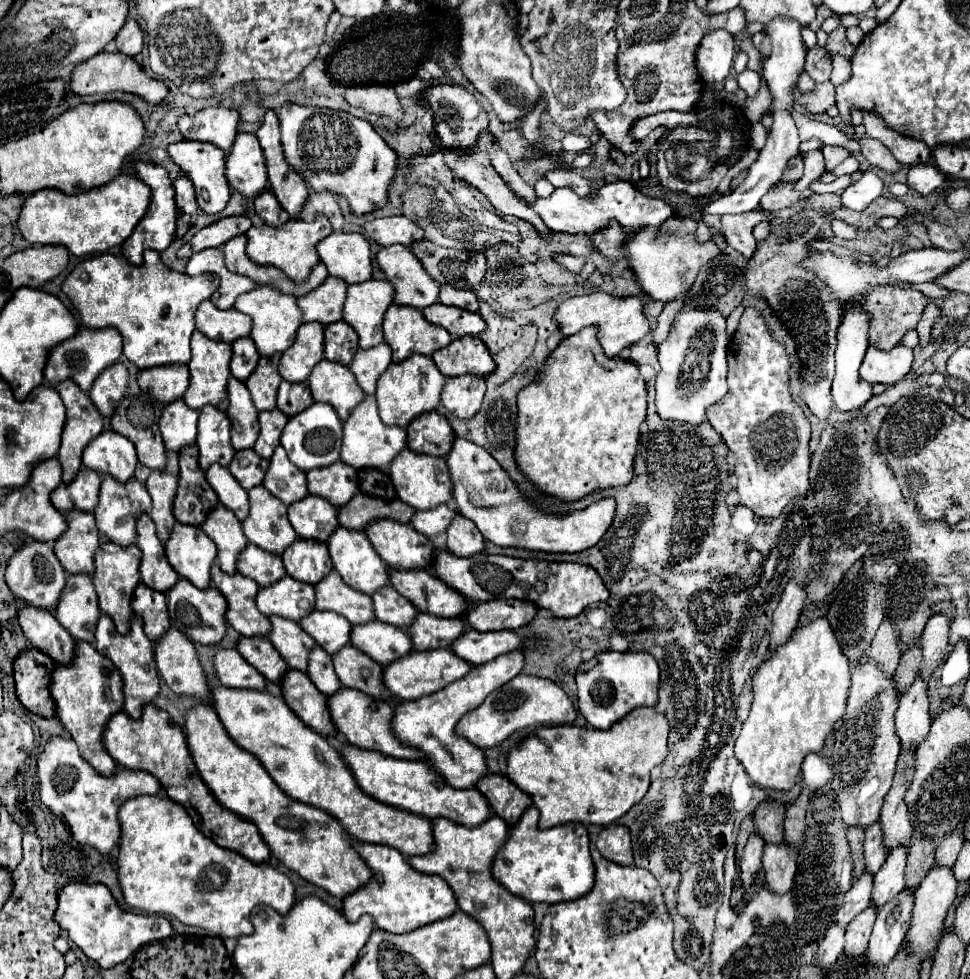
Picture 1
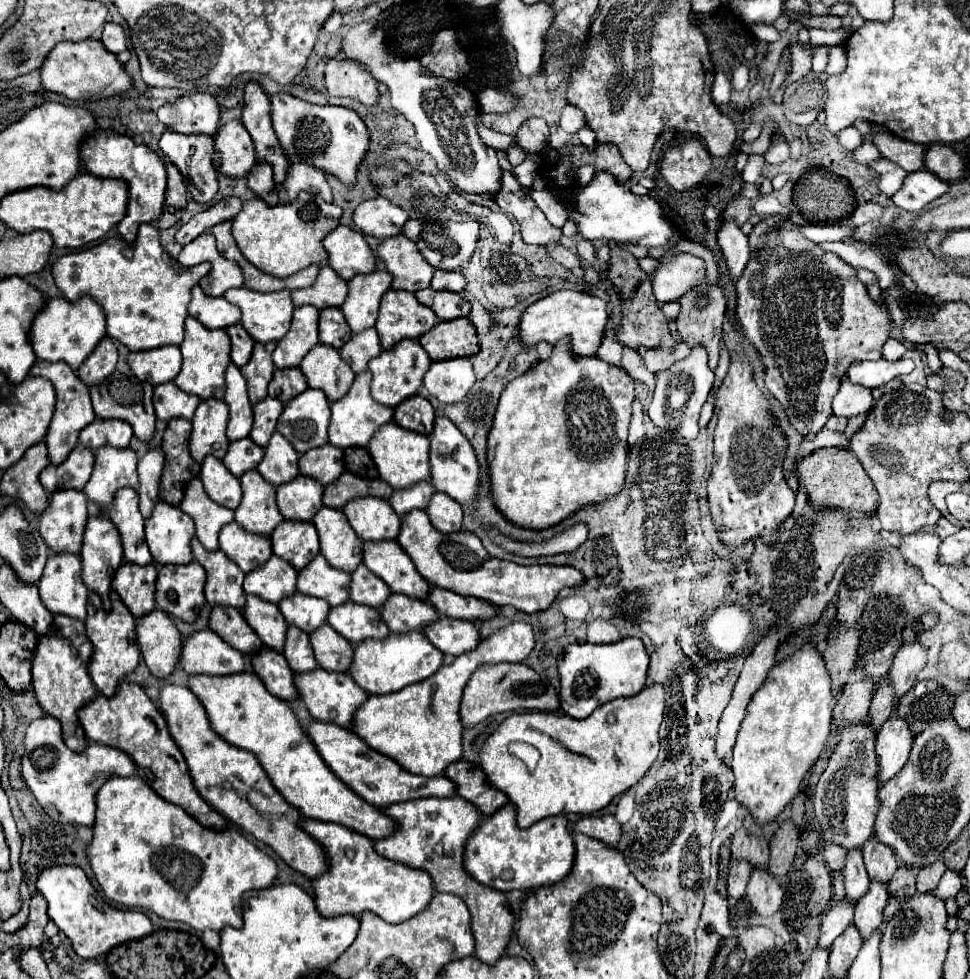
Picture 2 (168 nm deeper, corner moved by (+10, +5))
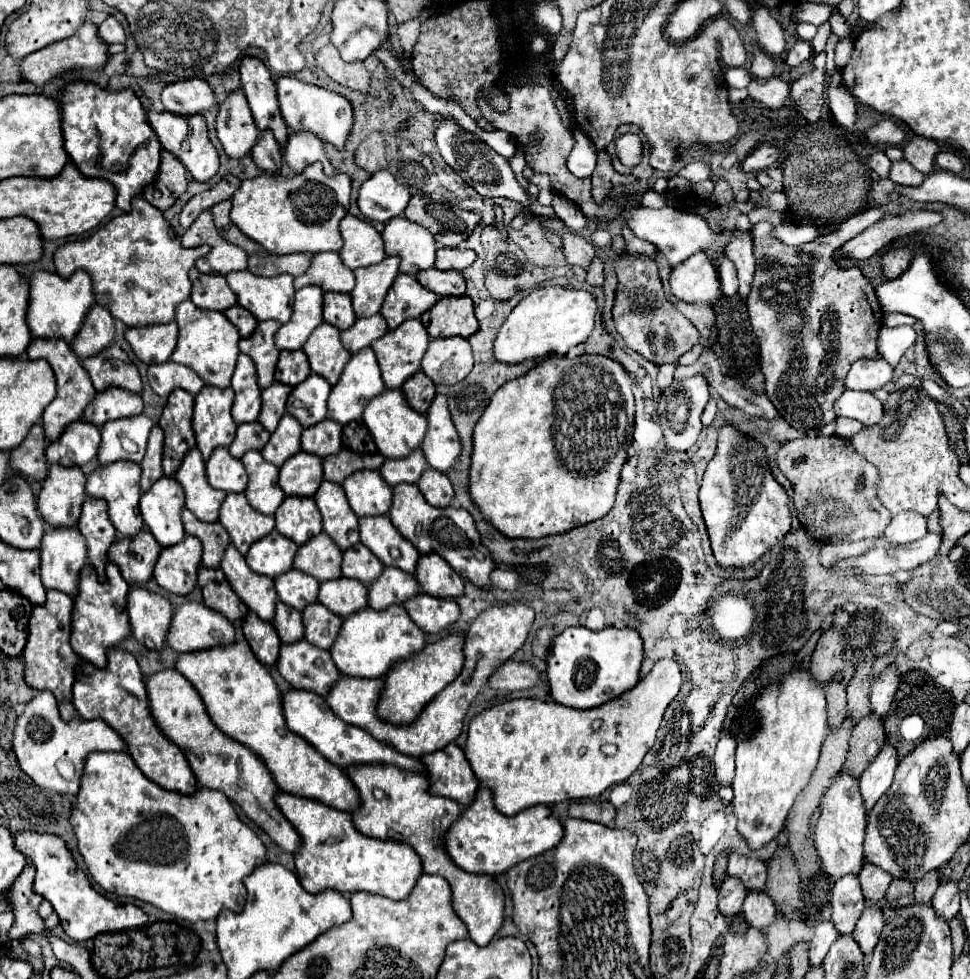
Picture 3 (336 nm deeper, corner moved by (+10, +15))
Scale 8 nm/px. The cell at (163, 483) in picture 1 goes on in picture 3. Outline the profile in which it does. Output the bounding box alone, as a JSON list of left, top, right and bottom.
[140,427,164,491]

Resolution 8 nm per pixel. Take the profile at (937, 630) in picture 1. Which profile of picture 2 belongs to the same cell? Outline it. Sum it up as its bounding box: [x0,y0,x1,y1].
[888,641,926,699]

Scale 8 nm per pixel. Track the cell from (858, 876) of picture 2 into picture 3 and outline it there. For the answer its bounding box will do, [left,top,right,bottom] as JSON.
[832,873,866,933]

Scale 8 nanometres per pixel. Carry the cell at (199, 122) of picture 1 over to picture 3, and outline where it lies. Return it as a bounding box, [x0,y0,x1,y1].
[162,79,214,115]

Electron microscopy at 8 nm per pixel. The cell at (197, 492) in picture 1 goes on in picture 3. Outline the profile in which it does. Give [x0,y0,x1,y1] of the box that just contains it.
[160,389,196,477]

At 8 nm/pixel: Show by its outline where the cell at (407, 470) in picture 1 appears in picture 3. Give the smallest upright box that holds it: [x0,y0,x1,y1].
[364,389,428,459]

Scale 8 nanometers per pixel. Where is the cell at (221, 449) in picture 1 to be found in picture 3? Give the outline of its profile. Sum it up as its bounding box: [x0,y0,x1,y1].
[192,387,236,461]

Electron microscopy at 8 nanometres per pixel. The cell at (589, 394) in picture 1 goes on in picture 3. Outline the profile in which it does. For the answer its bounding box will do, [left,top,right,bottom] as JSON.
[470,355,634,539]

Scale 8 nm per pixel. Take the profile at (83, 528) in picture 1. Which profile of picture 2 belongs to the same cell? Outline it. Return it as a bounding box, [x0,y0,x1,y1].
[38,491,88,553]

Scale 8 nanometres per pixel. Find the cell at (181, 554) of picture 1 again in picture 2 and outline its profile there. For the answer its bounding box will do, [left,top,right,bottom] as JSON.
[144,501,194,565]

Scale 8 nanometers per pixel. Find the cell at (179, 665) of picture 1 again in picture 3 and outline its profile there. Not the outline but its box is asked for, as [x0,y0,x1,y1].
[128,587,172,651]

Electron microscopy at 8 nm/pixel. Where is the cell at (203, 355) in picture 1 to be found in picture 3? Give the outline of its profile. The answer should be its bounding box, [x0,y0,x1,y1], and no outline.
[172,299,240,387]

